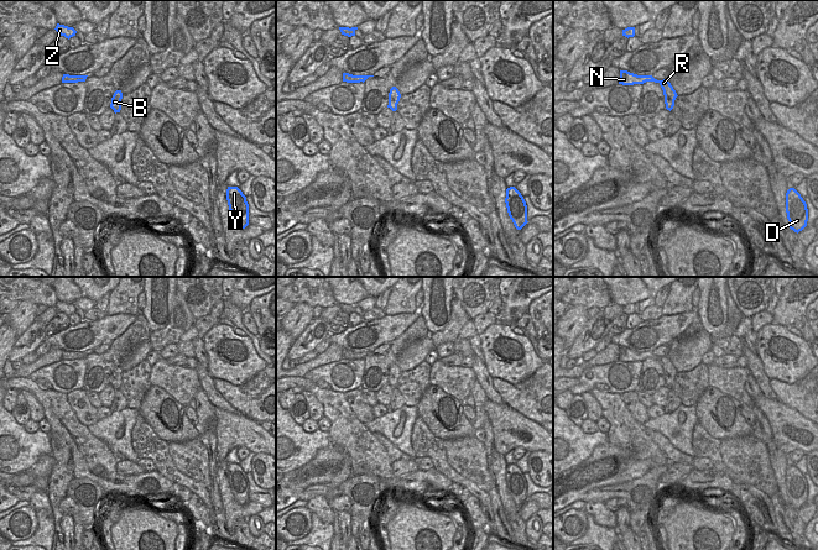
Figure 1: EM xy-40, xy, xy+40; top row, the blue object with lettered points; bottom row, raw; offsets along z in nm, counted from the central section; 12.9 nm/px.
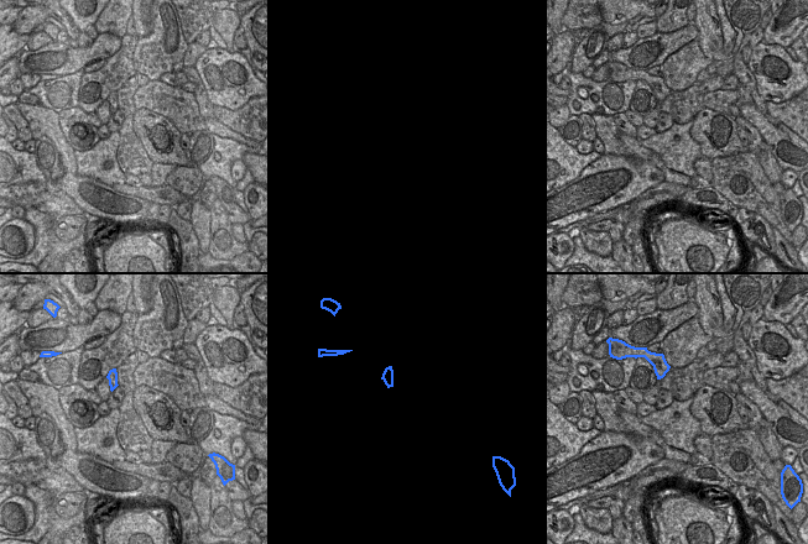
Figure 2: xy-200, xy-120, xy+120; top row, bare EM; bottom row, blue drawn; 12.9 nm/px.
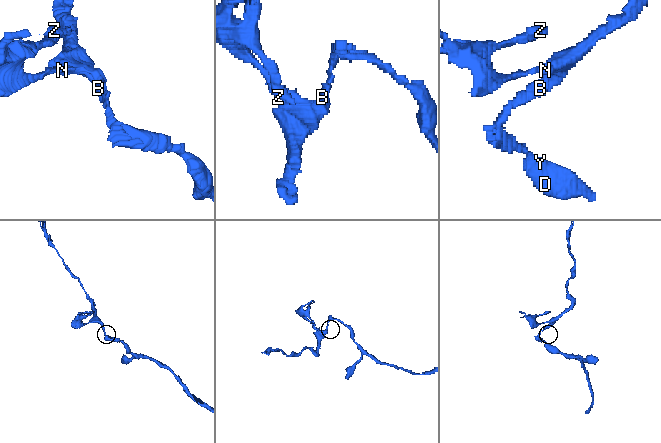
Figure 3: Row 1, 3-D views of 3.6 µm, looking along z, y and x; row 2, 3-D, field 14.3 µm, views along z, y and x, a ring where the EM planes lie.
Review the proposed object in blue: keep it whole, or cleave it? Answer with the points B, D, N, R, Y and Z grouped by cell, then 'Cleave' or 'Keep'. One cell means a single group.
Groups: B D N R Y / Z. Cleave.

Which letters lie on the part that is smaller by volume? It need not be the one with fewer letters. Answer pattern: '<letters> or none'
Z

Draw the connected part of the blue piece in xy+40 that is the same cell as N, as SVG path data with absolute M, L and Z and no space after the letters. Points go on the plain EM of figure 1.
M620 347L619 361L634 362L634 361L644 361L646 358L655 358L661 362L665 372L666 386L671 388L674 383L674 377L678 372L673 366L673 363L671 362L671 360L668 358L668 356L657 357L652 352L637 352L627 347Z

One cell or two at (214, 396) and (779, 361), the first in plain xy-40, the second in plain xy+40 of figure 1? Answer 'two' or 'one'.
two

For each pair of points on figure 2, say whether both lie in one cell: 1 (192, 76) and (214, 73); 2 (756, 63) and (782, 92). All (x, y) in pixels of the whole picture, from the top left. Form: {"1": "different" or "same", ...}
{"1": "different", "2": "same"}

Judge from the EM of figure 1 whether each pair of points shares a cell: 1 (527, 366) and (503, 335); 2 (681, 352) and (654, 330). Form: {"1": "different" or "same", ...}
{"1": "same", "2": "different"}

